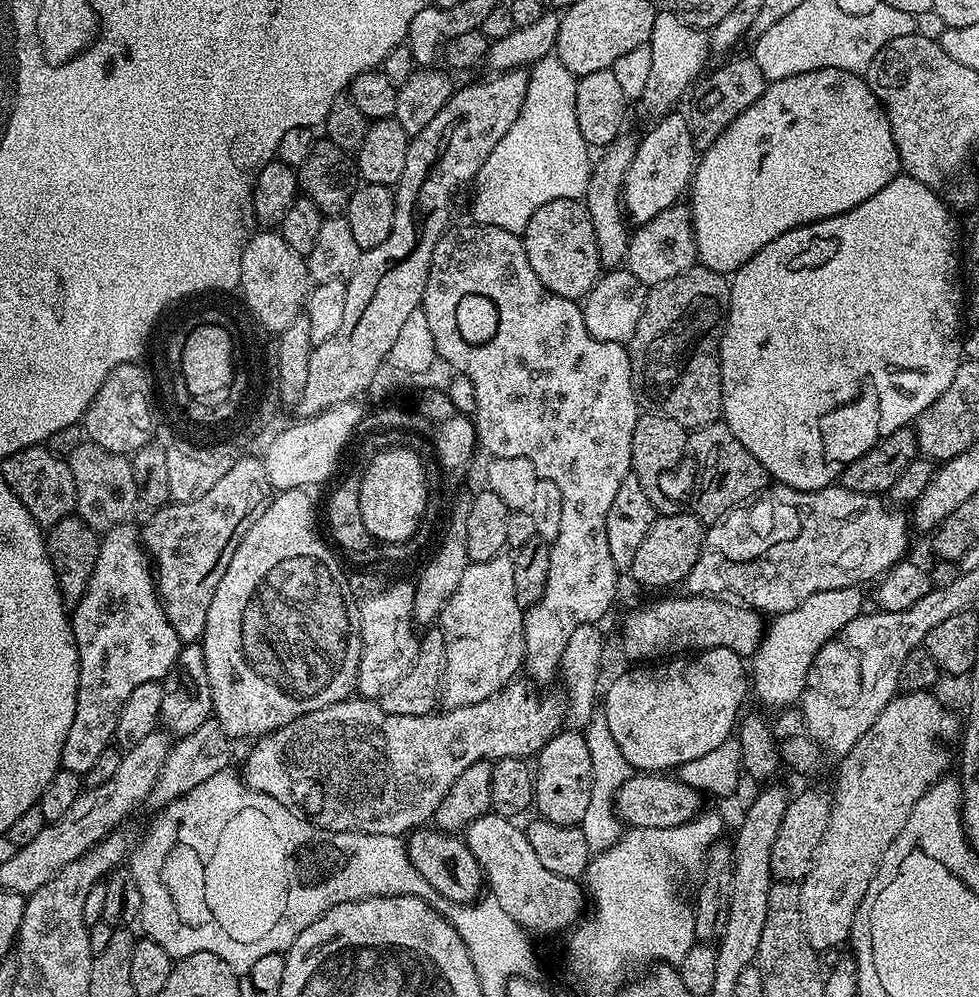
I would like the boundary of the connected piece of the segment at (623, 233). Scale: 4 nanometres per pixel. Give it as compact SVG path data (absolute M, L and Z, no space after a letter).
M622 134L607 148L599 153L600 161L595 161L592 177L588 183L586 203L590 222L594 222L594 238L598 242L600 263L605 269L612 270L625 263L628 255L630 224L624 211L624 176L630 170L630 162L636 153L638 140L634 135Z

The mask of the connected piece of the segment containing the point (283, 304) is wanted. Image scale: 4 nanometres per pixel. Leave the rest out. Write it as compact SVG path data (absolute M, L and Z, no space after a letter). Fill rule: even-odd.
M263 230L244 256L244 286L252 308L268 326L280 328L294 316L304 294L304 268L300 260L284 246L284 237L274 230Z

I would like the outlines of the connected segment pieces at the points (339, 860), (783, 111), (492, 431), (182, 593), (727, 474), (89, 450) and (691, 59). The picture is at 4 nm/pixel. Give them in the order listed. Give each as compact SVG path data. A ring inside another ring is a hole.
M232 770L214 774L214 778L206 778L202 786L194 786L194 790L177 798L157 816L160 817L153 822L152 829L144 836L144 841L137 848L135 845L130 856L130 867L134 882L138 882L138 890L142 893L139 927L144 927L143 935L147 939L158 942L158 946L162 946L162 950L166 950L166 954L174 958L199 952L218 954L218 958L222 958L226 966L233 968L237 974L243 974L250 970L250 966L254 966L254 962L258 962L258 958L262 958L262 954L287 953L288 947L296 941L298 934L302 934L302 930L306 930L306 926L310 926L322 914L326 914L326 910L342 902L364 900L368 896L417 896L431 901L434 896L430 882L426 882L426 878L422 878L422 874L414 870L414 862L410 862L408 857L407 843L401 837L365 832L325 832L282 802L261 792L252 791Z
M823 68L771 81L762 98L742 110L724 133L703 149L692 173L690 207L699 263L711 272L736 272L774 238L803 224L854 210L901 172L888 115L863 75Z
M468 222L465 228L453 227L451 230L445 232L442 239L438 242L438 246L434 250L434 258L430 266L430 274L426 282L426 290L424 291L423 309L426 314L426 322L430 325L430 334L434 334L434 340L431 347L436 348L439 359L445 364L448 363L450 367L457 368L457 373L460 376L470 378L470 382L474 382L474 396L476 398L476 411L474 413L474 423L476 426L476 438L481 449L488 451L489 457L497 456L498 458L526 458L530 462L534 462L534 470L539 474L541 480L549 480L555 482L558 486L558 491L562 494L562 523L558 526L558 538L551 541L550 544L550 566L546 574L546 582L544 583L544 592L540 595L540 600L537 604L531 604L524 613L524 663L522 665L523 671L528 671L527 679L536 686L548 686L552 678L556 678L560 670L560 659L562 658L562 650L566 650L566 641L570 639L570 634L574 634L574 630L578 630L578 626L586 626L587 624L594 624L603 621L603 616L607 614L612 608L612 603L616 600L616 576L618 570L614 566L614 558L610 558L610 546L606 543L606 514L610 514L610 505L614 503L614 497L618 495L618 486L622 486L622 478L626 478L632 471L632 455L630 454L630 446L634 438L634 426L636 419L642 415L641 409L638 407L636 399L636 391L632 385L632 371L630 370L630 358L628 357L628 349L623 344L603 344L602 341L594 339L590 334L590 330L586 330L586 322L584 321L584 309L577 301L570 298L562 298L558 294L554 294L550 290L546 290L546 286L542 286L542 282L538 282L538 274L534 274L534 269L530 266L530 258L526 258L526 250L524 249L524 241L517 233L510 230L498 230L498 226L486 226L485 224L477 224L475 222Z
M251 454L234 463L202 497L184 503L168 502L151 513L153 516L144 528L142 524L142 543L154 565L160 605L181 645L197 643L203 637L214 590L218 590L218 582L222 582L238 542L266 514L273 495L263 459Z
M723 422L707 424L695 429L688 438L688 452L696 459L696 481L692 484L690 511L700 523L711 526L734 508L741 507L760 495L769 487L768 471L734 438L734 434Z
M91 442L83 443L66 456L76 487L75 515L83 519L86 526L97 534L103 534L131 517L128 515L138 505L136 479L131 459L127 455L111 452Z
M660 10L654 18L654 30L647 45L650 50L650 74L646 81L646 90L642 90L640 95L638 107L651 118L659 118L673 111L679 105L676 103L680 99L683 101L689 89L701 79L705 71L704 63L710 57L710 36L705 29L682 22L676 12Z

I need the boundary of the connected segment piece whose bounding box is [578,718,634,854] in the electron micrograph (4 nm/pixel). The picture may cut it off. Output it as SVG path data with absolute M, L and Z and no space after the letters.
M593 718L583 729L586 746L590 750L590 766L592 767L592 781L590 782L590 806L582 822L578 825L582 834L586 834L586 842L593 854L610 850L620 841L622 825L616 817L614 801L616 792L632 775L634 769L622 758L622 750L618 750L618 742L614 742L614 734L610 734L610 726L603 718Z

